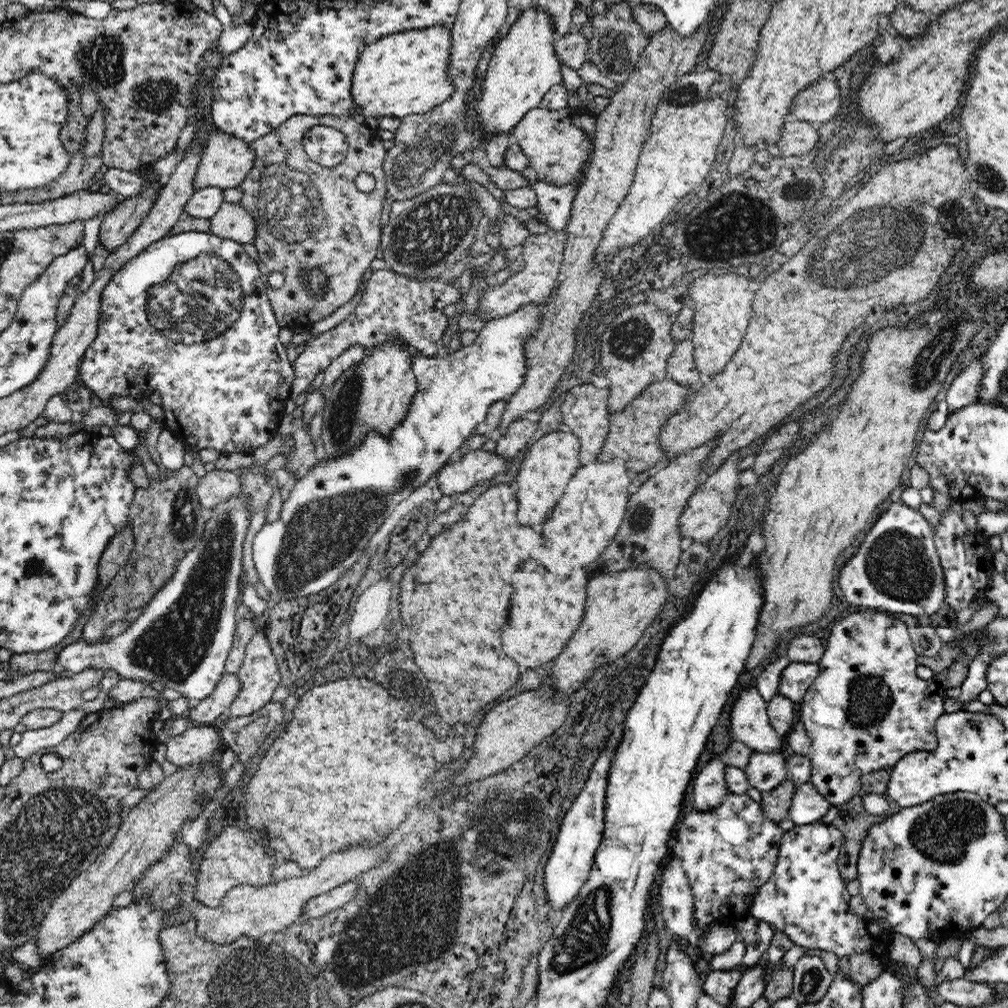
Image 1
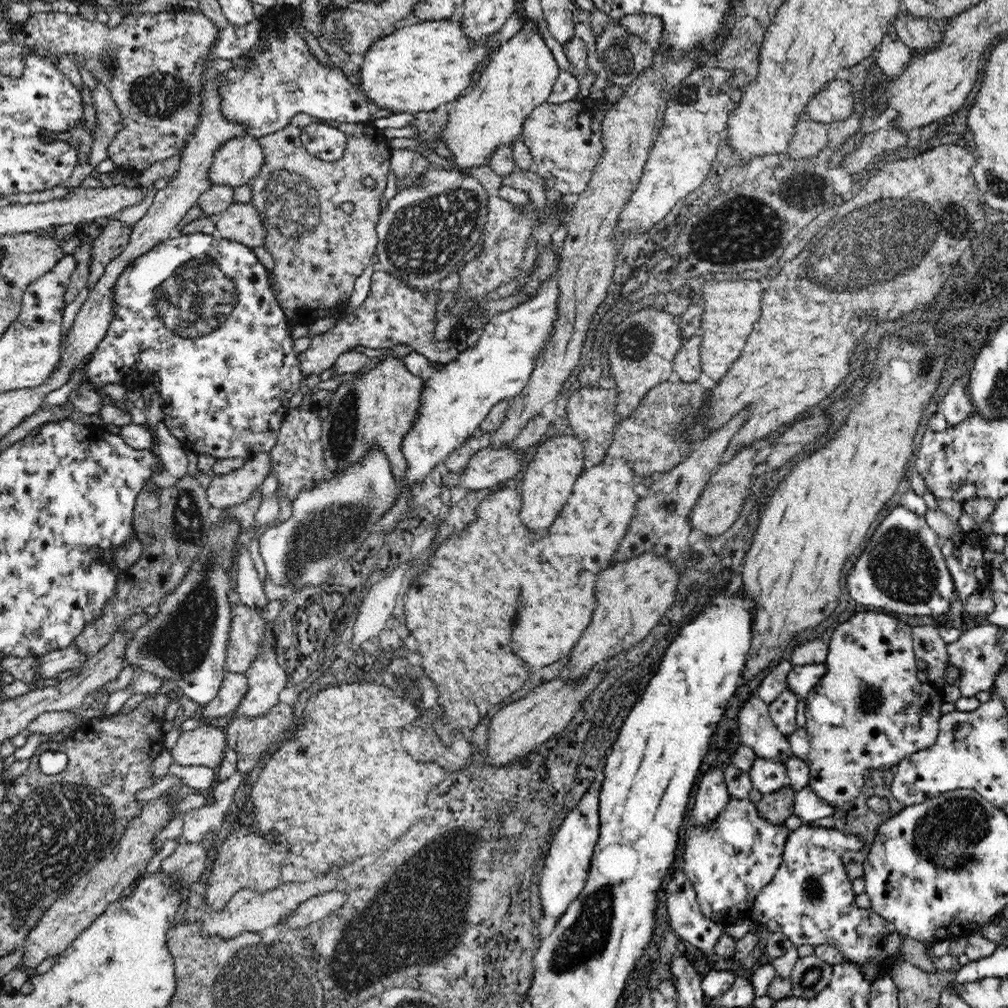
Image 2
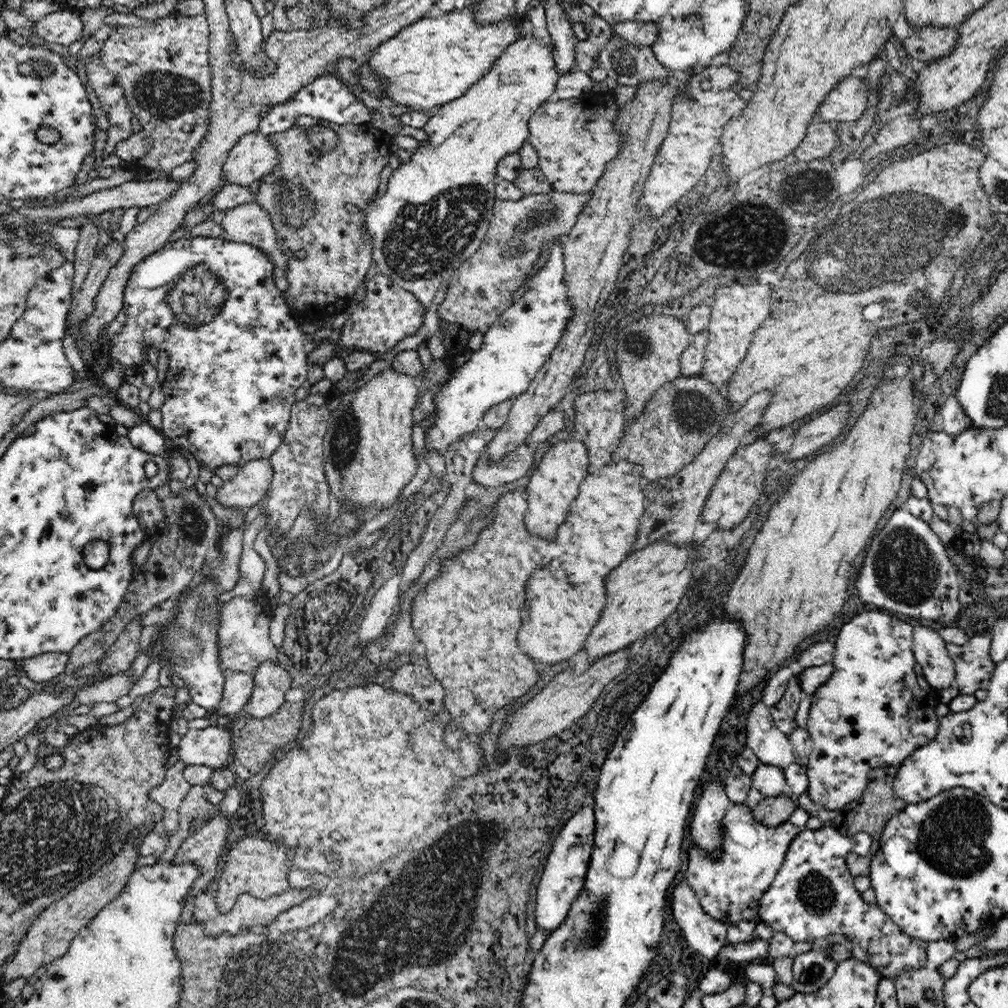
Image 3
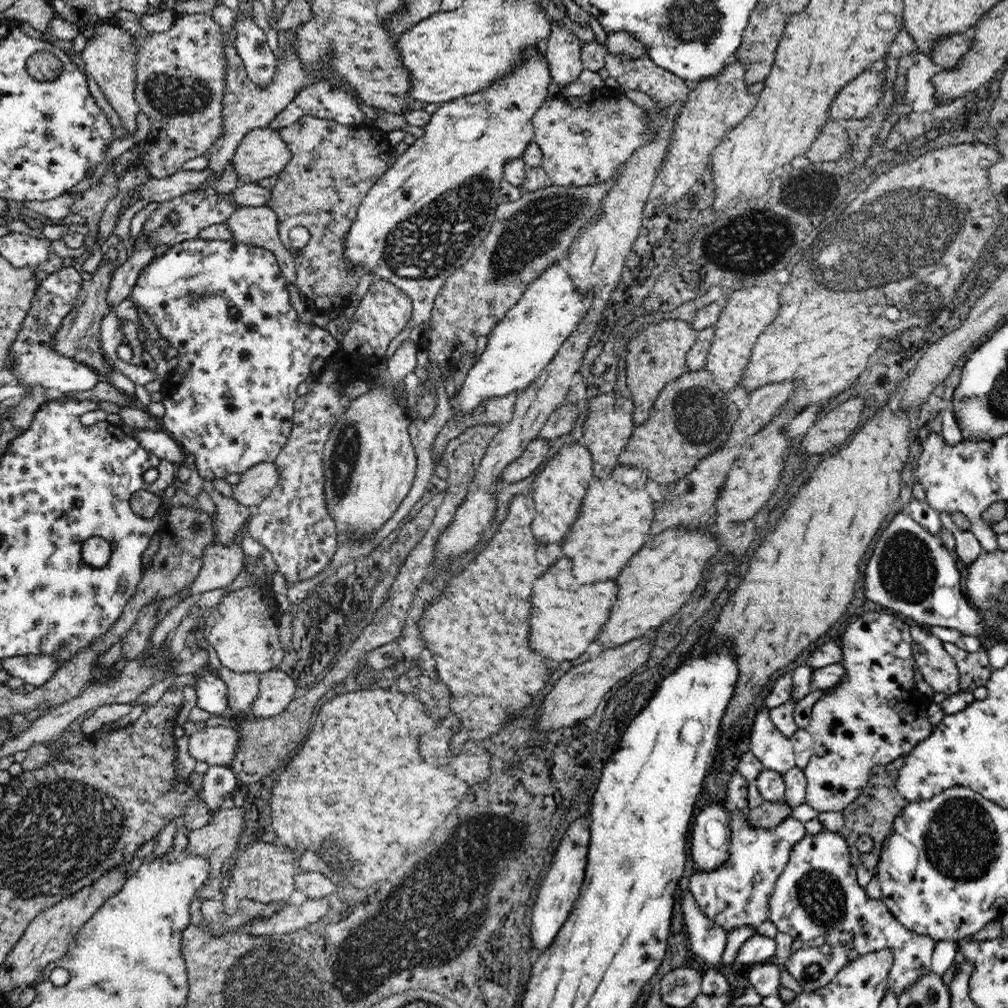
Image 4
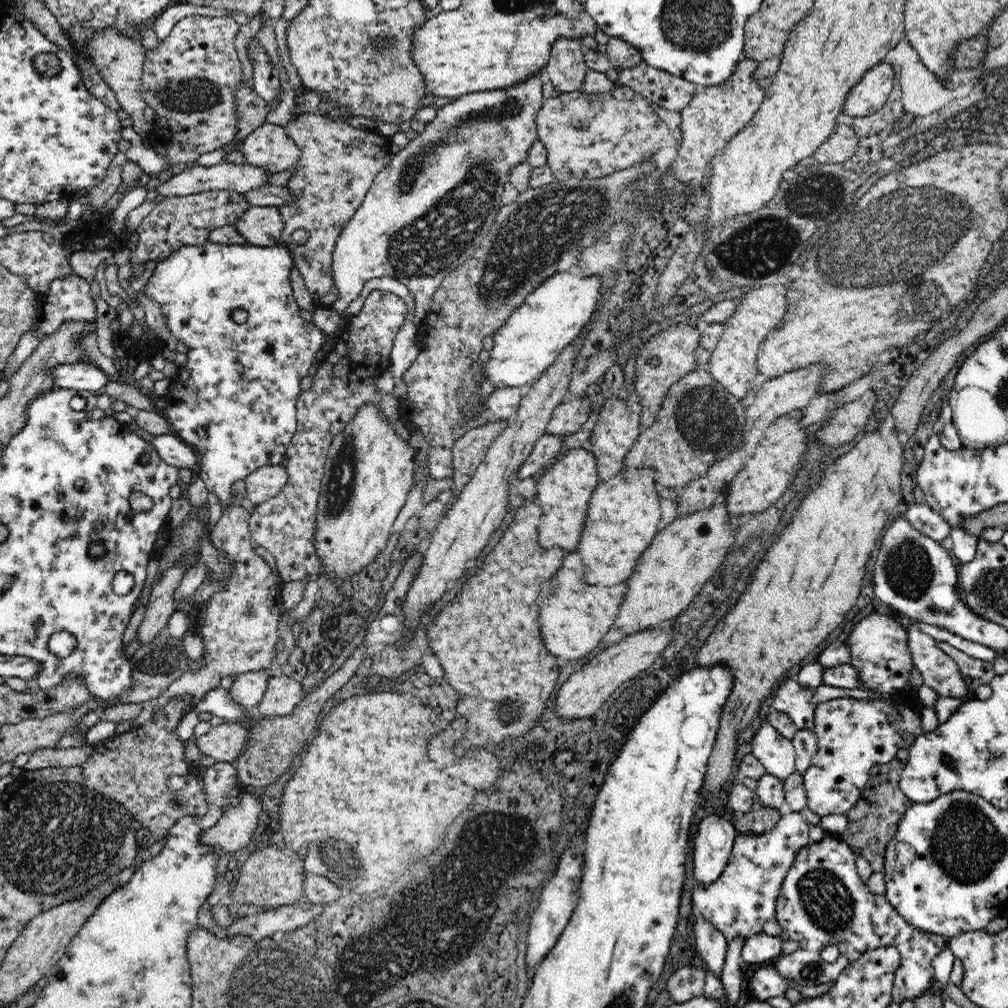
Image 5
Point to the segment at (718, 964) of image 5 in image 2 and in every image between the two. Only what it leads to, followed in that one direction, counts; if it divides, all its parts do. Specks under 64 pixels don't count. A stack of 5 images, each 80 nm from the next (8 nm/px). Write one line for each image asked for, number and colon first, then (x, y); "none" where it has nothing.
2: (686, 918)
3: (705, 935)
4: (708, 940)

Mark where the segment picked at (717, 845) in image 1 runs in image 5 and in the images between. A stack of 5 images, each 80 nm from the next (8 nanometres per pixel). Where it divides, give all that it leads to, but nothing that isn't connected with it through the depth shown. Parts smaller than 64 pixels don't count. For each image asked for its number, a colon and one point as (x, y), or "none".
2: (729, 862)
3: (729, 885)
4: (736, 894)
5: (738, 904)

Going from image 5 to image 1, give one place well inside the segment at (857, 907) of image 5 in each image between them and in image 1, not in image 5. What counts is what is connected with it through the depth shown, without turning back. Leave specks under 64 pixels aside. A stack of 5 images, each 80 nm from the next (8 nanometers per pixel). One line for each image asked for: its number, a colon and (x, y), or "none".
1: (806, 898)
2: (810, 899)
3: (813, 895)
4: (818, 892)

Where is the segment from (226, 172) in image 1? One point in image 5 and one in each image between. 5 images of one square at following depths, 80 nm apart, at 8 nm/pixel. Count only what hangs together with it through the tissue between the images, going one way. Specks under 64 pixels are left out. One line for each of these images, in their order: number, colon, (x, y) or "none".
2: (236, 163)
3: (254, 156)
4: (262, 153)
5: (268, 146)

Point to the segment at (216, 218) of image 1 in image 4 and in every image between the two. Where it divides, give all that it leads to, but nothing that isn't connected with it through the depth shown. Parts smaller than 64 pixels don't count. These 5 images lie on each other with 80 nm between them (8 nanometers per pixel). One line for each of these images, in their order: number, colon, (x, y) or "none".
2: (241, 223)
3: (250, 224)
4: (258, 226)

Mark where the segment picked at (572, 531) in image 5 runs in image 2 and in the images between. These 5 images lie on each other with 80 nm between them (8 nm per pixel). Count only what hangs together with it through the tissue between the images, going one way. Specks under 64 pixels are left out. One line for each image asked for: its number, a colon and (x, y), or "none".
2: (548, 481)
3: (555, 482)
4: (557, 492)

